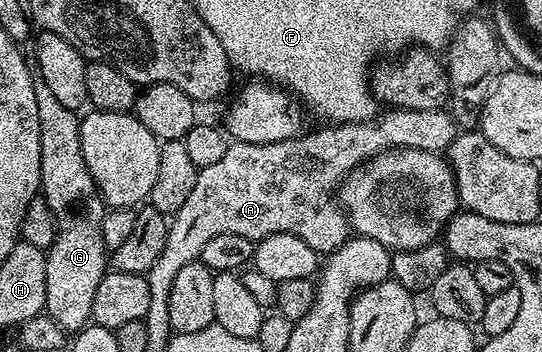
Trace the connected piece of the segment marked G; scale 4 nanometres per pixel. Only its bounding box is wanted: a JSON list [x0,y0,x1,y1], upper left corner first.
[34,81,110,332]

